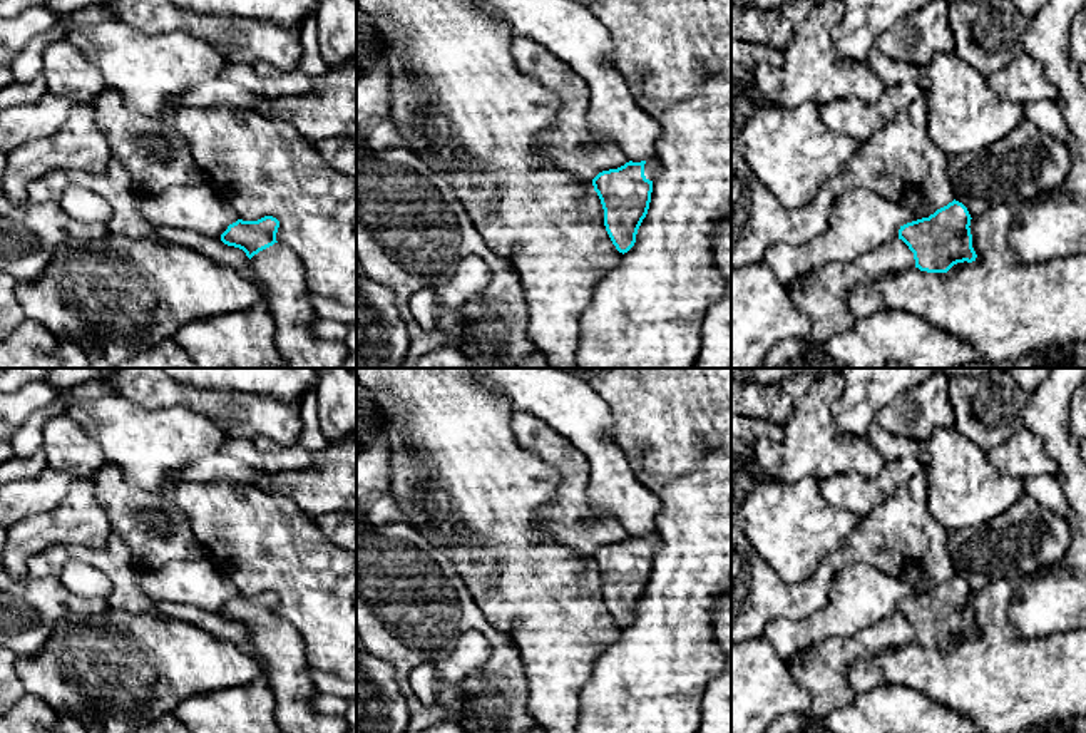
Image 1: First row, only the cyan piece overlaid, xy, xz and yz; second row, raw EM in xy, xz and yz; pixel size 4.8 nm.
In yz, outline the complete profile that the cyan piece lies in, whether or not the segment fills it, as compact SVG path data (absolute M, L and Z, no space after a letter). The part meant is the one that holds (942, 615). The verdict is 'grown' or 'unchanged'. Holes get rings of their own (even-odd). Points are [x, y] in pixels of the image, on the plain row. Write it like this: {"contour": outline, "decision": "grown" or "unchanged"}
{"contour": "M952 576L929 592L900 601L902 614L914 628L915 643L927 648L947 648L957 638L972 638L971 589L967 582Z", "decision": "unchanged"}

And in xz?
{"contour": "M658 534L626 537L617 544L599 547L592 554L604 584L606 606L619 628L628 628L648 589L653 556L661 546Z", "decision": "grown"}

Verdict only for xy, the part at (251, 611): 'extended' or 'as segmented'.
extended

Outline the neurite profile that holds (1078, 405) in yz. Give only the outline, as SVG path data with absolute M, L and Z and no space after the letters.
M1086 383L1073 397L1069 425L1076 435L1086 437Z

